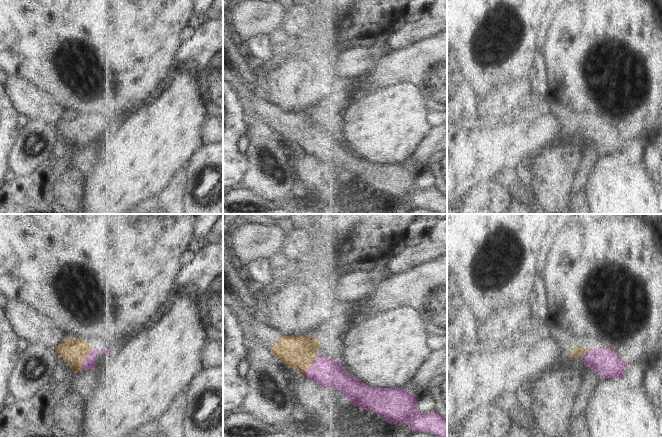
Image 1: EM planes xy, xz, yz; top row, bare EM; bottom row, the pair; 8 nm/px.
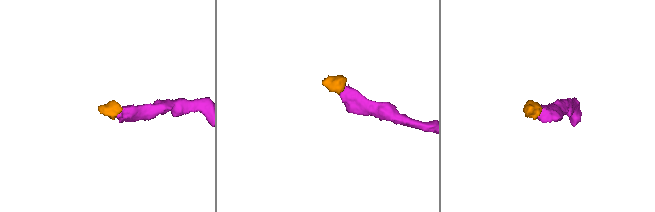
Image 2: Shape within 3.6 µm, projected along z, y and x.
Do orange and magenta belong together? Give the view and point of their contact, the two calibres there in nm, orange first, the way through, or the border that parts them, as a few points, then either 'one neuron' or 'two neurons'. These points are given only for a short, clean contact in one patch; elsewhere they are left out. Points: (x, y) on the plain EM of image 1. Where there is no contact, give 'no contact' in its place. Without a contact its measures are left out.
contact xy (84, 135); calibres 200 and 100 nm; way xy (73, 127), (84, 135), (89, 139); one neuron

